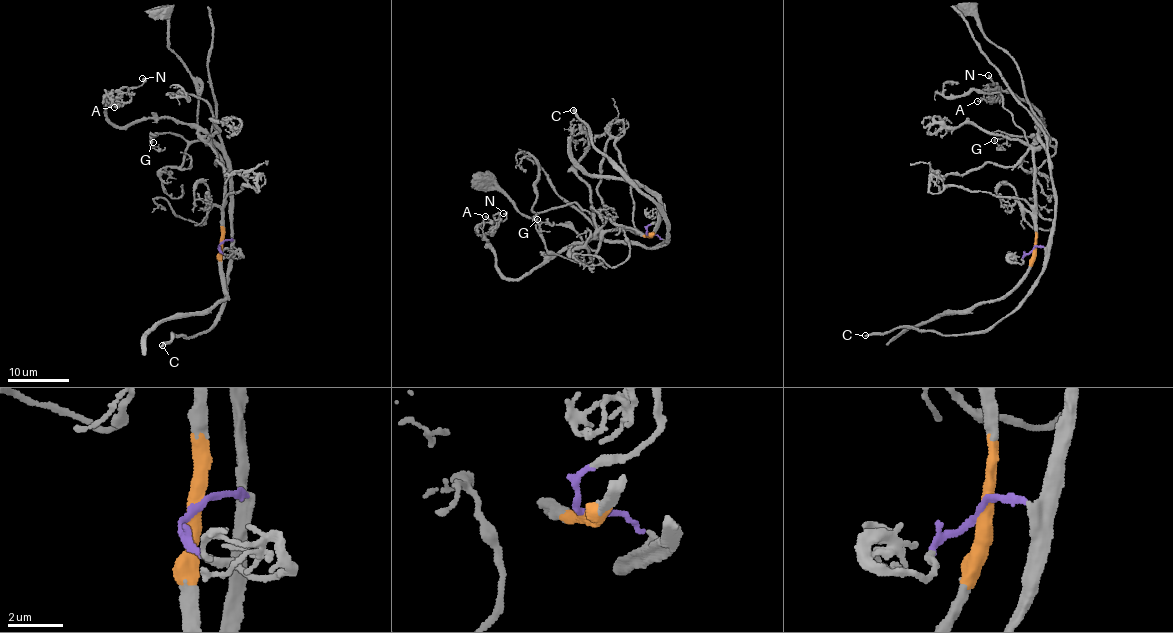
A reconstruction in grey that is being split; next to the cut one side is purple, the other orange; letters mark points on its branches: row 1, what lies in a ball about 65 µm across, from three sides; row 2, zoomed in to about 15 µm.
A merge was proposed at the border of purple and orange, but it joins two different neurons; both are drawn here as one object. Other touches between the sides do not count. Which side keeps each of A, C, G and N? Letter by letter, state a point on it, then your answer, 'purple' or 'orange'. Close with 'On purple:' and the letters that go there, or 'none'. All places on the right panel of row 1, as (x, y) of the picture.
A: (977, 101) | purple
C: (865, 335) | purple
G: (994, 140) | orange
N: (988, 75) | purple
On purple: A, C, N

